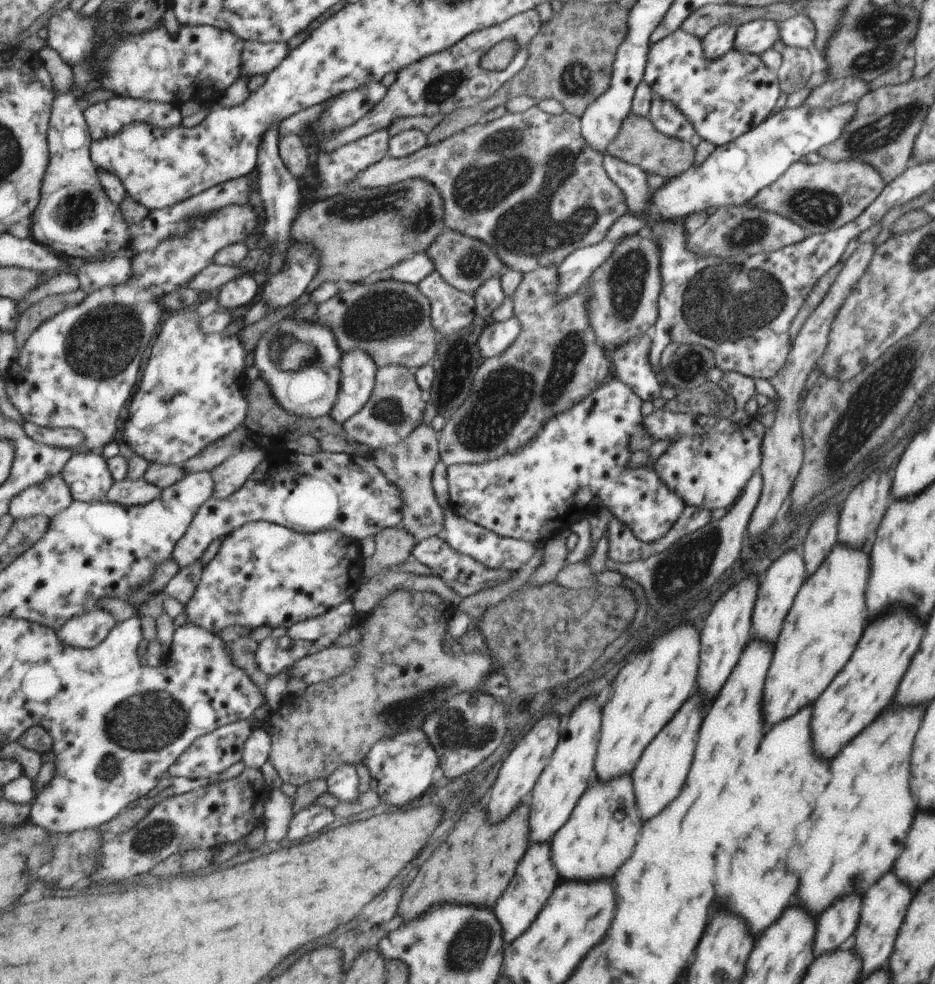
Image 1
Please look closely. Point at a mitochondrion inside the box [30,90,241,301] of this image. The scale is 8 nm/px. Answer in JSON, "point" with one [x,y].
{"point":[77,209]}

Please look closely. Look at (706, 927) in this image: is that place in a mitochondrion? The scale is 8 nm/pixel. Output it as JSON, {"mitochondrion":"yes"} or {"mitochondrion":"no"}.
{"mitochondrion":"no"}

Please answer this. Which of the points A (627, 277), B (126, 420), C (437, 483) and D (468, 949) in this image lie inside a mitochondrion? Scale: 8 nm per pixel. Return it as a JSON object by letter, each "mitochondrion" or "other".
{"A":"mitochondrion","B":"other","C":"other","D":"mitochondrion"}

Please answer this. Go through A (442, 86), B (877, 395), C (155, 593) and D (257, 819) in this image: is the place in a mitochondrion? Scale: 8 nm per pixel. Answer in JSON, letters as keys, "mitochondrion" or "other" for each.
{"A":"mitochondrion","B":"mitochondrion","C":"other","D":"other"}

